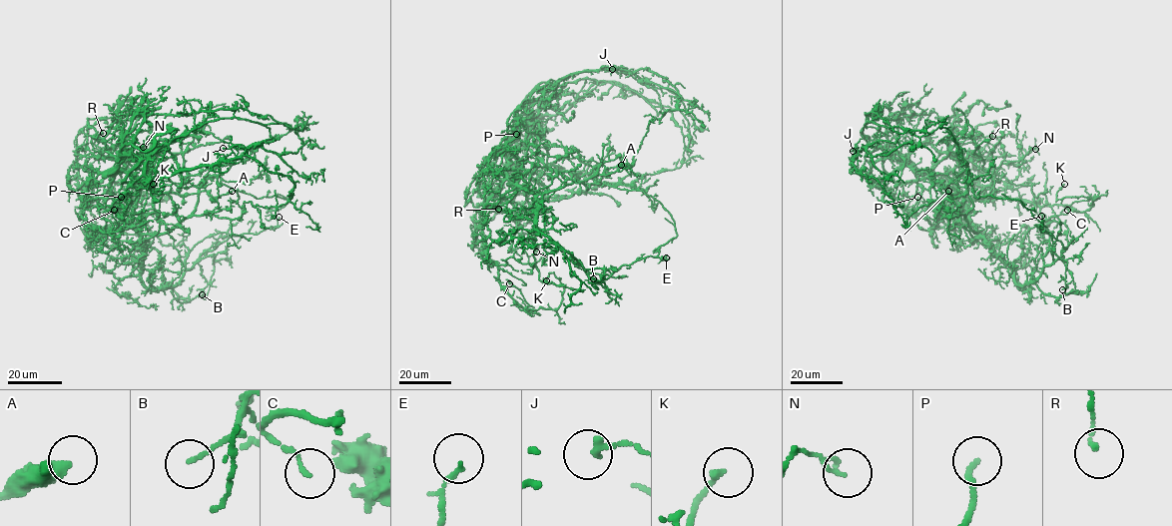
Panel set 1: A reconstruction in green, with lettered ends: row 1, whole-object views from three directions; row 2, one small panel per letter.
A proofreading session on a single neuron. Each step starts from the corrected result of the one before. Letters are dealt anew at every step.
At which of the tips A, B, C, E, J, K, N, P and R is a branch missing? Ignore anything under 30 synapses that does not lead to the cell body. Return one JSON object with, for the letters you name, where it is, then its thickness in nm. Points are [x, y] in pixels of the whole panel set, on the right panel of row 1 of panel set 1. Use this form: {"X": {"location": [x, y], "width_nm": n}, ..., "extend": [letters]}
{"extend": []}

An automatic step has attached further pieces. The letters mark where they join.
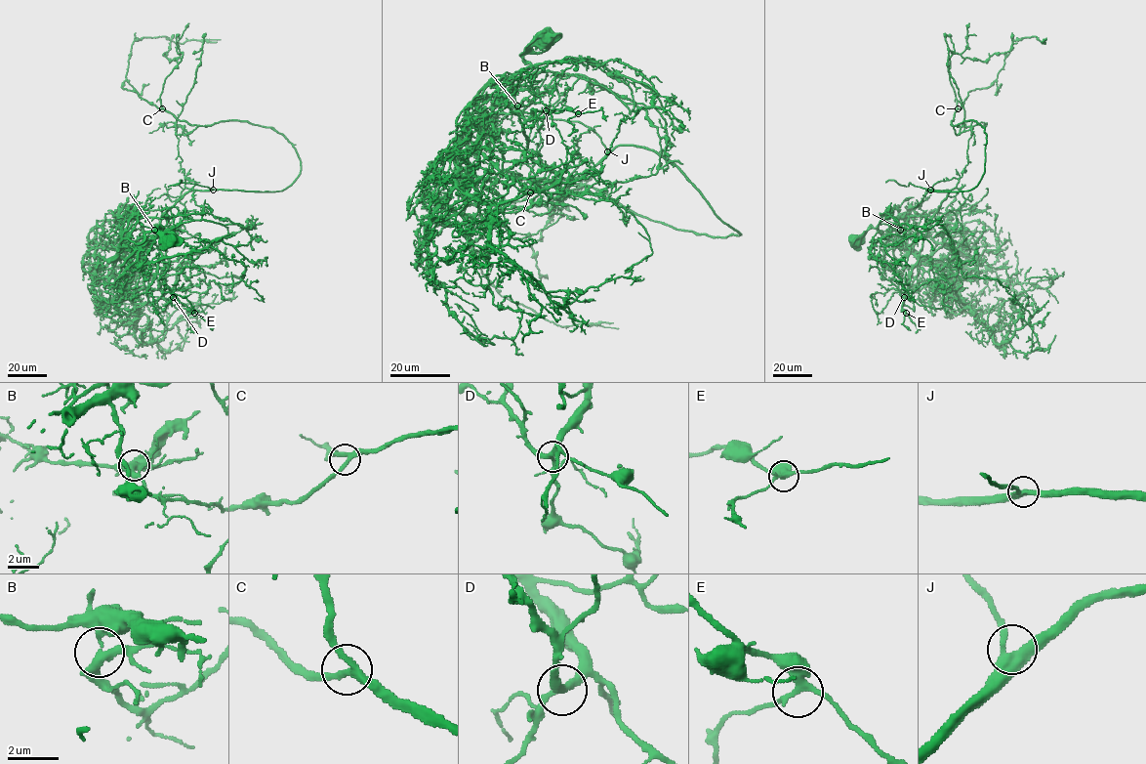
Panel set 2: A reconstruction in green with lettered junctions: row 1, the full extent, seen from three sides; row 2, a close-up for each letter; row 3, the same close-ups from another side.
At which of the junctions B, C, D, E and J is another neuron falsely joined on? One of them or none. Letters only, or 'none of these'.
B

